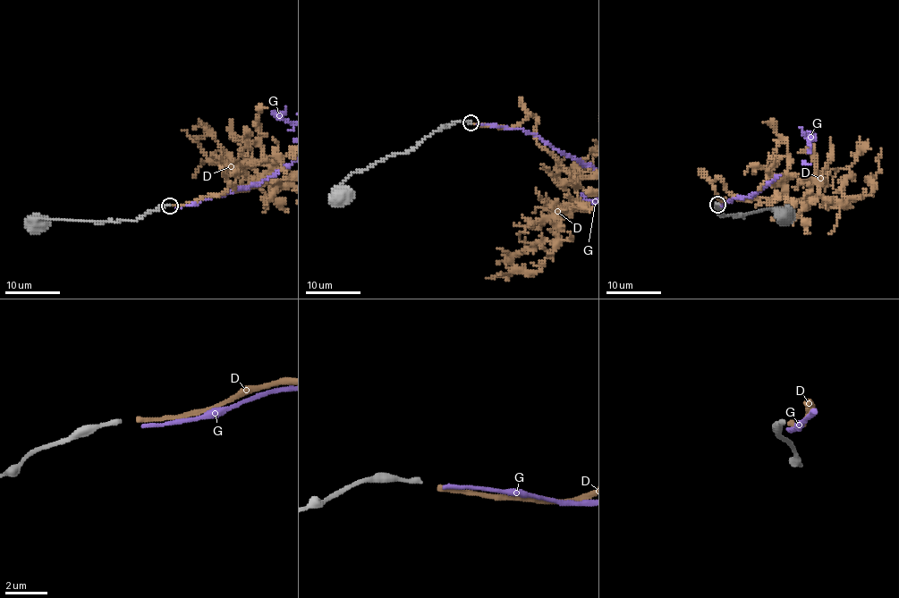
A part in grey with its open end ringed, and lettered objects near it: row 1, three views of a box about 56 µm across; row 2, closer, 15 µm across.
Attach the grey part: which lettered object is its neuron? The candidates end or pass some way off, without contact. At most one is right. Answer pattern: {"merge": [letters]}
{"merge": ["G"]}

